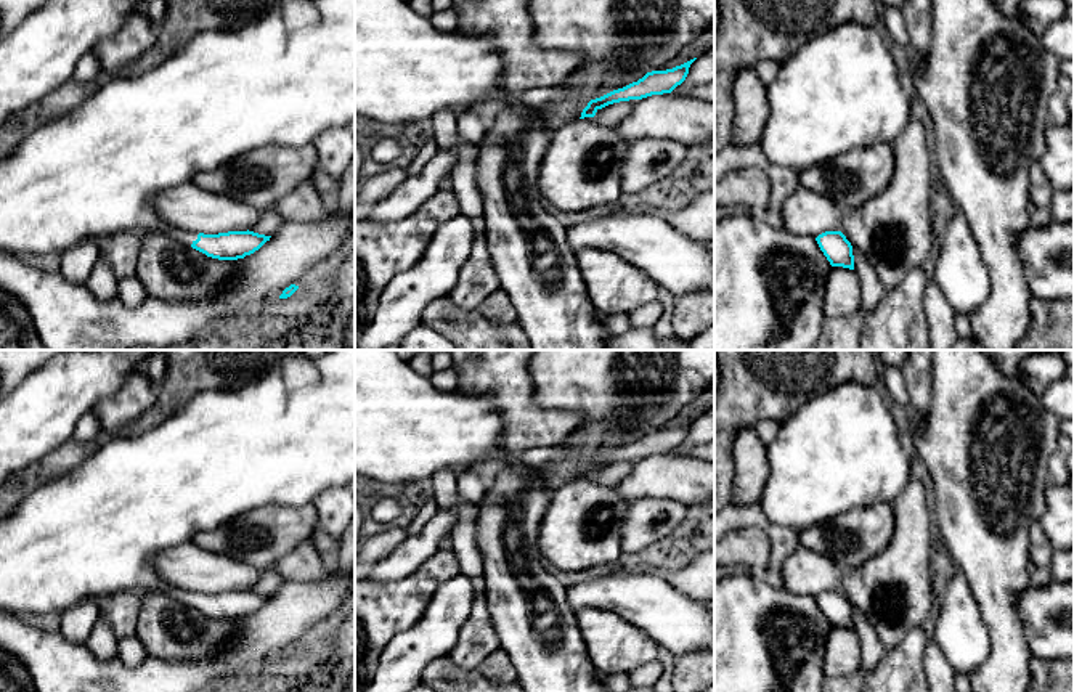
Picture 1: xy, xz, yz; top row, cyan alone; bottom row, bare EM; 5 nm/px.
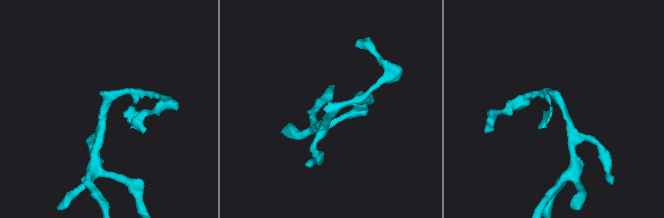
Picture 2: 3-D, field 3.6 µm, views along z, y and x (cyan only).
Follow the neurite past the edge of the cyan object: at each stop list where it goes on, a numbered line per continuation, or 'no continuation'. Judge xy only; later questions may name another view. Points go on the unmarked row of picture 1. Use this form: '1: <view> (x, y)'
1: xy (289, 435)

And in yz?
no continuation

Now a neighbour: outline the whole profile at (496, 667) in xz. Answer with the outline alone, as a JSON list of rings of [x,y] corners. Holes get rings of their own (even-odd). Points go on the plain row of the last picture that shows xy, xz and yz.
[[[501,649],[488,655],[477,668],[477,671],[488,681],[498,686],[517,682],[517,673],[507,653]]]

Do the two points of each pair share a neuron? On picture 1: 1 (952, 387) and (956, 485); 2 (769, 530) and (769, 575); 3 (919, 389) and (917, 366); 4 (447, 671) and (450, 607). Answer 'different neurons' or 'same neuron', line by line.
1: same neuron
2: same neuron
3: same neuron
4: different neurons

